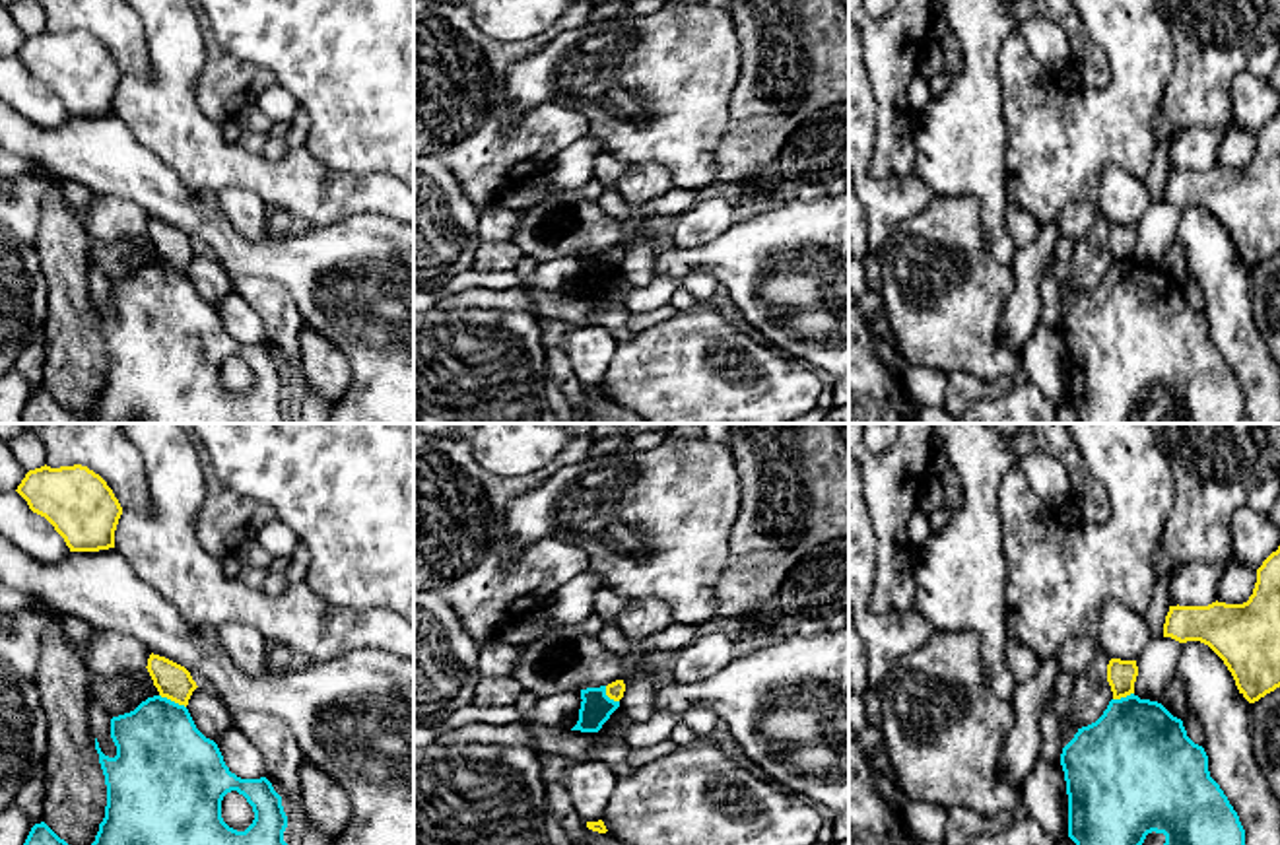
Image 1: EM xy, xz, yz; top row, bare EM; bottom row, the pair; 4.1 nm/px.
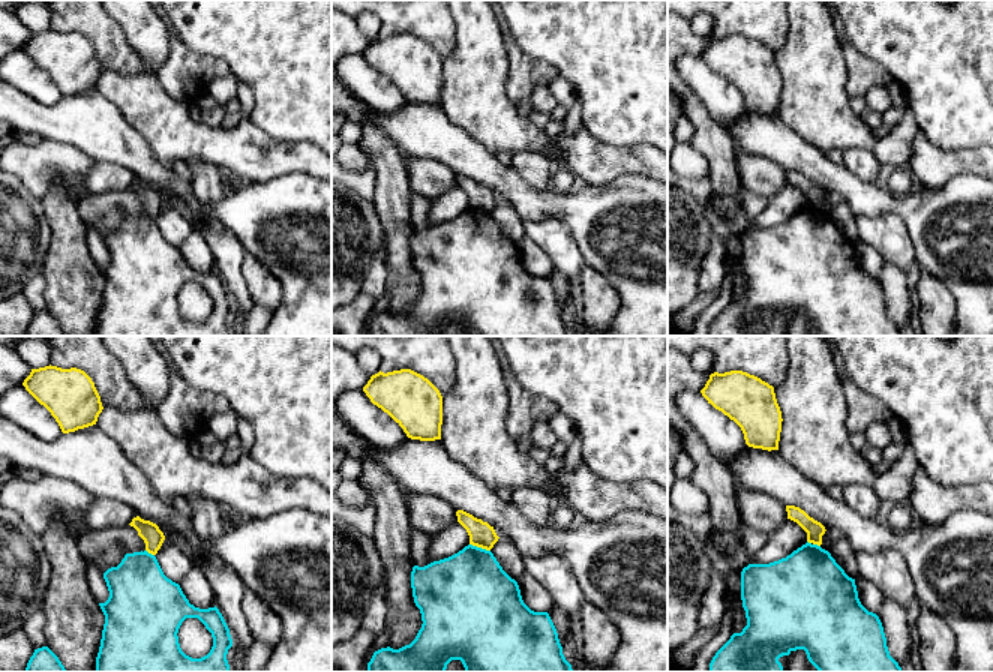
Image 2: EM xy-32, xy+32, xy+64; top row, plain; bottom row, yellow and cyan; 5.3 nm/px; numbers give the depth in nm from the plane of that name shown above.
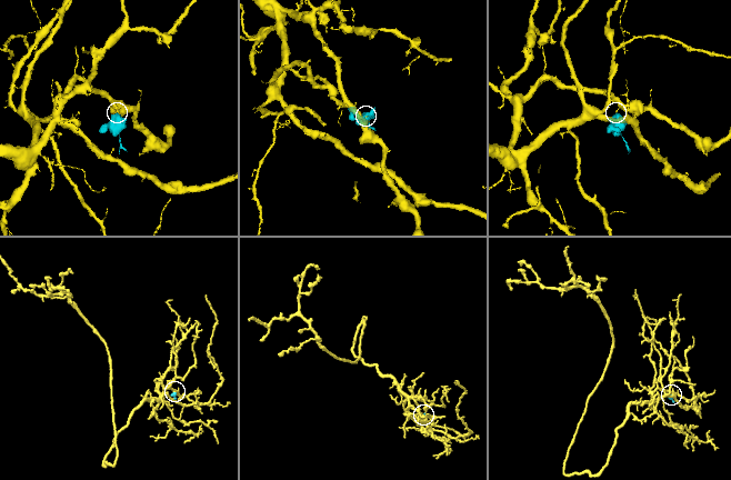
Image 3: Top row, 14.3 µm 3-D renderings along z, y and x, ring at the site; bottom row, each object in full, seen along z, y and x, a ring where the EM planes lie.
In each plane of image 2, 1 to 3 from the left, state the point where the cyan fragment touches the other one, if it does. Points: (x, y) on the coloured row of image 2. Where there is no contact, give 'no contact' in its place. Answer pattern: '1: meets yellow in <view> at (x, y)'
1: meets yellow in xy-32 at (150, 552)
2: meets yellow in xy+32 at (480, 546)
3: meets yellow in xy+64 at (816, 543)

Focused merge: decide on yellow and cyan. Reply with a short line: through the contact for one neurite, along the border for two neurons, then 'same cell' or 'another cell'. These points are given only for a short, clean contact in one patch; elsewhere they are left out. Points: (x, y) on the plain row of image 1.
line xy (160, 259), (185, 272); another cell

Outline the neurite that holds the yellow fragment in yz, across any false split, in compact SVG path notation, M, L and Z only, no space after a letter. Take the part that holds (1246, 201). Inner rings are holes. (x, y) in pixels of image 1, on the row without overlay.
M1280 111L1257 134L1247 167L1169 171L1163 202L1208 210L1249 268L1280 253Z

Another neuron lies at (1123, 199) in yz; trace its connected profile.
M1107 165L1101 171L1097 208L1109 223L1136 225L1150 204L1142 179L1117 165Z

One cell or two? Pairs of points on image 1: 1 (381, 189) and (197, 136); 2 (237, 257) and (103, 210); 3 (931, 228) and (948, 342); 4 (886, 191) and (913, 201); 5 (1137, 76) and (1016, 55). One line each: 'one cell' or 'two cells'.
1: one cell
2: two cells
3: one cell
4: one cell
5: one cell

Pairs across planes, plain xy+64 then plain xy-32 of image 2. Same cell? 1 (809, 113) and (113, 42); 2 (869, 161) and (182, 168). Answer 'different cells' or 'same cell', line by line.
1: different cells
2: different cells

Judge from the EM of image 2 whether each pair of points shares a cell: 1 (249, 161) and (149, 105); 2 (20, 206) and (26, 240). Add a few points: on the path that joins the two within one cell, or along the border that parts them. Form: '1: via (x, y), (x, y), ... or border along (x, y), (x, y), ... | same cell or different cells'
1: via (224, 147), (182, 138), (174, 131) | same cell
2: via (20, 215), (20, 231) | same cell

